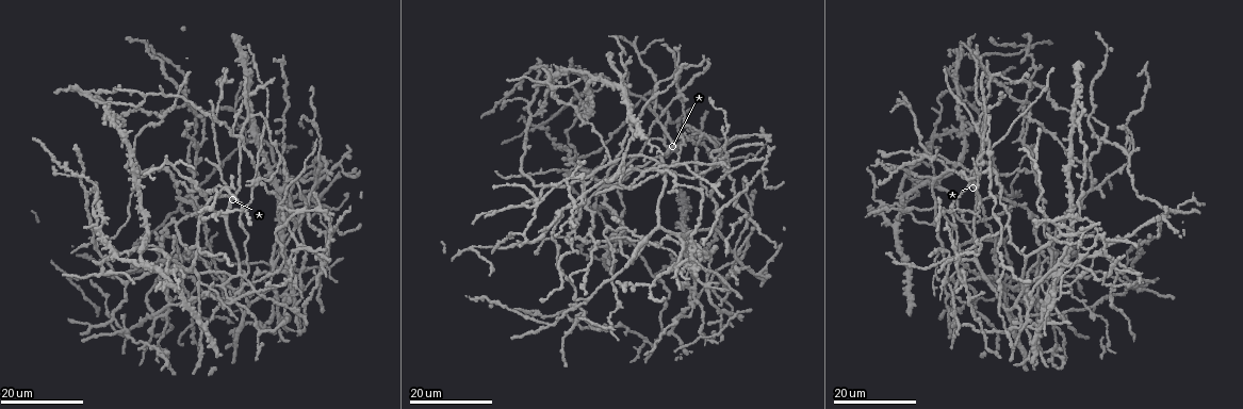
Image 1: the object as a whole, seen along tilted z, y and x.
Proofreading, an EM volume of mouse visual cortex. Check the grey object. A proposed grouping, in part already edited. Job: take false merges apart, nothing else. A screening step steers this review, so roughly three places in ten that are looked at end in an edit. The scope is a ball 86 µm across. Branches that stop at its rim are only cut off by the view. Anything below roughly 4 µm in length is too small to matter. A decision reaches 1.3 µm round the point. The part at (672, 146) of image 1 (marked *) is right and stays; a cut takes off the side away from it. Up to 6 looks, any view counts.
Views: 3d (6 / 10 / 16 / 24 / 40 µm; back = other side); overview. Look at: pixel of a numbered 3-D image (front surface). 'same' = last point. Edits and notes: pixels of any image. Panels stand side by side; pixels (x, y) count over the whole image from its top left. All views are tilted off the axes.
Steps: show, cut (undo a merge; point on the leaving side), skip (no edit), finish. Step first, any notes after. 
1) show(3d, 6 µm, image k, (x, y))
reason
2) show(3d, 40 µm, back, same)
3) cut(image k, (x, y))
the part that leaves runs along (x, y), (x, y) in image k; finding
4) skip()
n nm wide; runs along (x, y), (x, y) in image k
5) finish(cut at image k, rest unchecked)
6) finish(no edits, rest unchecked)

show(3d, 16 µm, image 1, (244, 276))
four-way junction

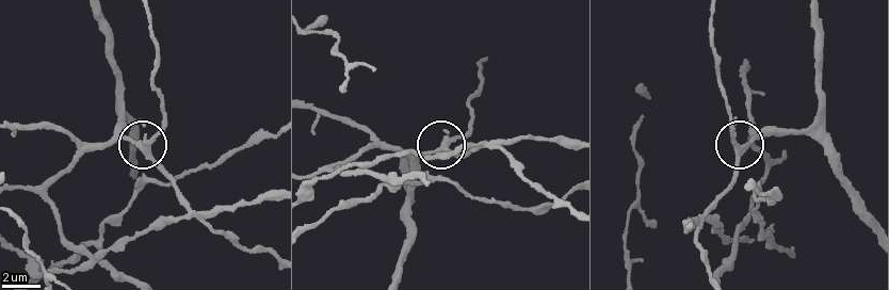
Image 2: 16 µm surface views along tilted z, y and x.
show(3d, 6 µm, image 2, (738, 148))

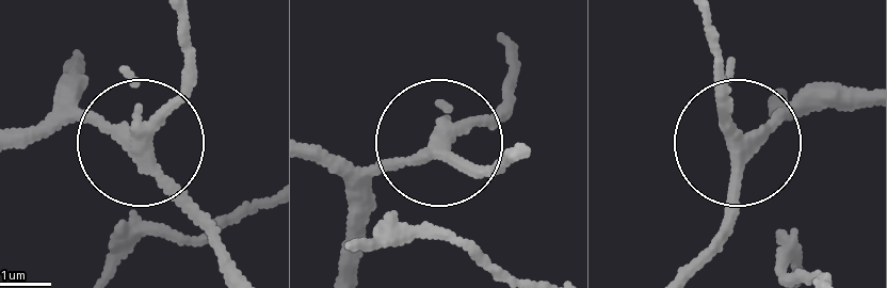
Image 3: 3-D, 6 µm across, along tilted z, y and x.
skip()
4 arms; runs along (78, 60), (78, 101), (140, 136), (191, 51) in image 3; continuous, no second neuron

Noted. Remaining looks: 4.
show(3d, 16 µm, image 1, (145, 264))
four or more arms meet

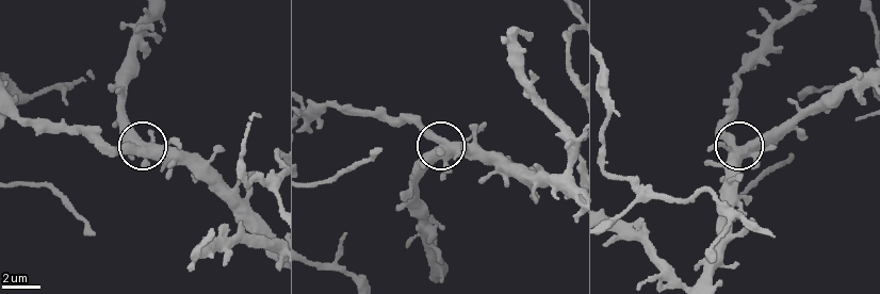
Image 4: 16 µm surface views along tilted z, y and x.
show(3d, 6 µm, image 4, (436, 161))

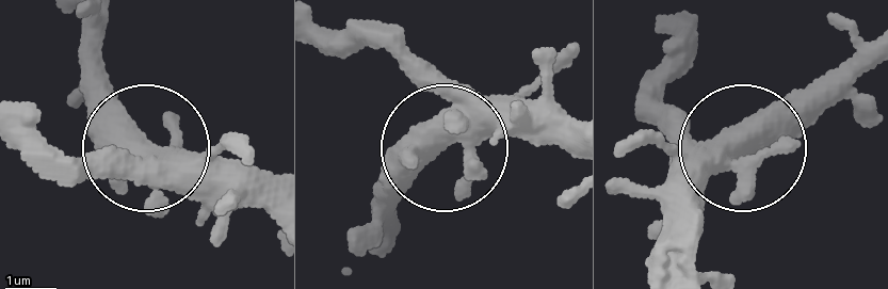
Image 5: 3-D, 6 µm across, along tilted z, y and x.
skip()
4 arms; one neuron here

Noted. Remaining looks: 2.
finish(no edits, rest unchecked)

